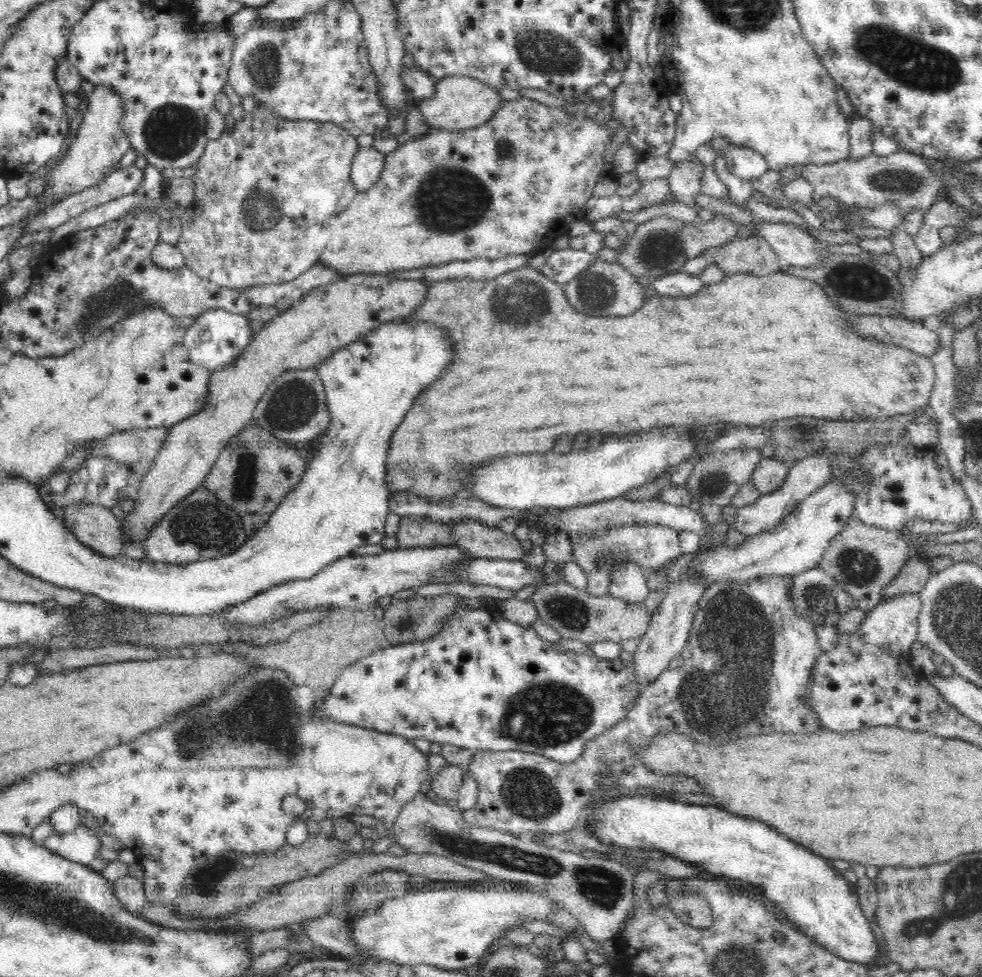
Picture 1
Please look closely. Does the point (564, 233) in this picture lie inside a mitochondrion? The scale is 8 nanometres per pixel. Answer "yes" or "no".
no

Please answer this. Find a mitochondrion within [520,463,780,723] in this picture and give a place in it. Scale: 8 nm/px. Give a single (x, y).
(572, 613)

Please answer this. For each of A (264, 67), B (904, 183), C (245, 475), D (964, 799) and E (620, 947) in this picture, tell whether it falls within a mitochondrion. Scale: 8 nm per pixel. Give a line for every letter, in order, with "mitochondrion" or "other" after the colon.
A: mitochondrion
B: mitochondrion
C: mitochondrion
D: other
E: other

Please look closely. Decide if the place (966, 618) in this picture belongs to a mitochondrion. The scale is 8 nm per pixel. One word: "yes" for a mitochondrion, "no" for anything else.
yes

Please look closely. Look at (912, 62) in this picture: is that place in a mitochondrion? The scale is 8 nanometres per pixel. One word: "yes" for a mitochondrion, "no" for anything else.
yes

